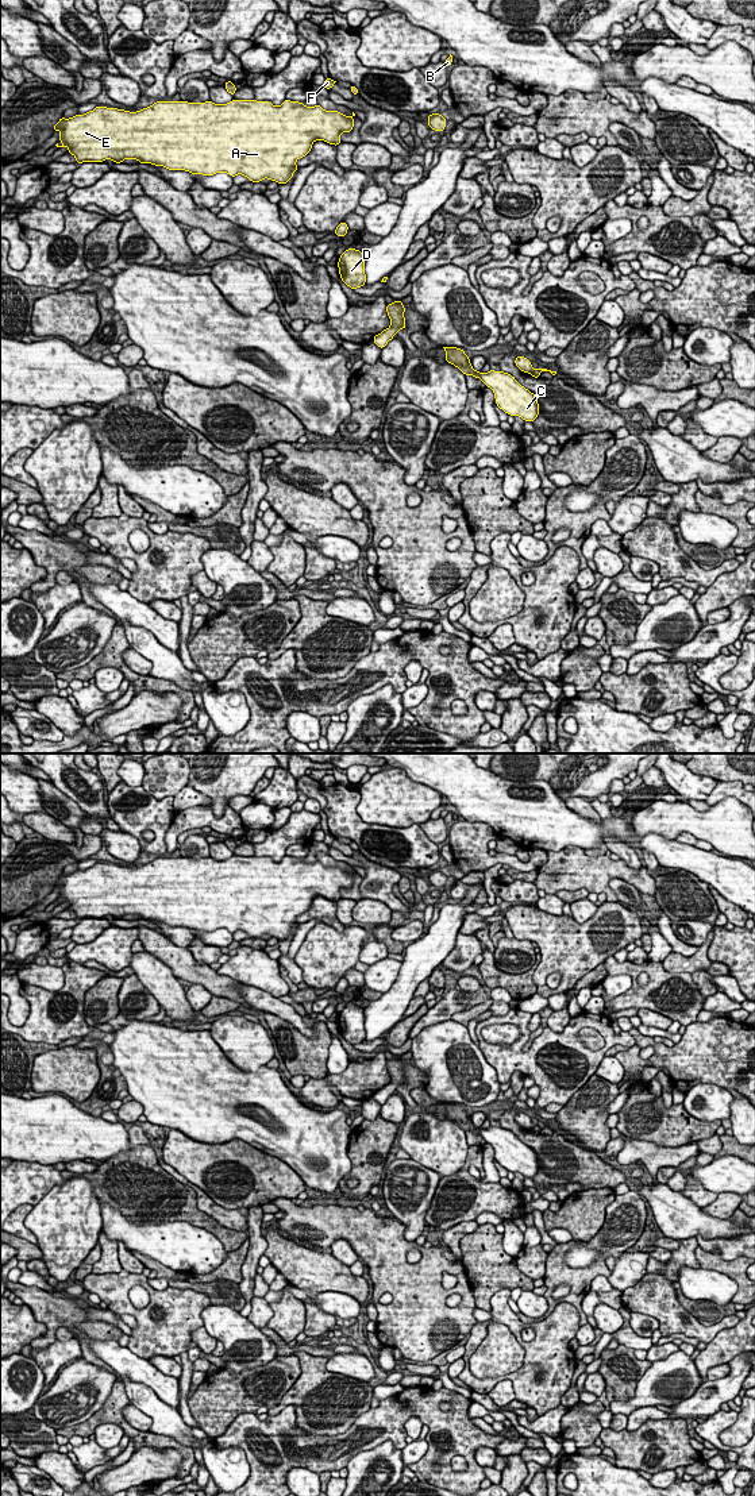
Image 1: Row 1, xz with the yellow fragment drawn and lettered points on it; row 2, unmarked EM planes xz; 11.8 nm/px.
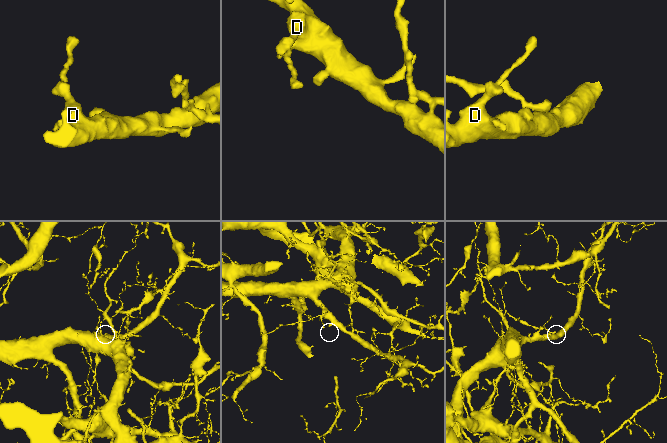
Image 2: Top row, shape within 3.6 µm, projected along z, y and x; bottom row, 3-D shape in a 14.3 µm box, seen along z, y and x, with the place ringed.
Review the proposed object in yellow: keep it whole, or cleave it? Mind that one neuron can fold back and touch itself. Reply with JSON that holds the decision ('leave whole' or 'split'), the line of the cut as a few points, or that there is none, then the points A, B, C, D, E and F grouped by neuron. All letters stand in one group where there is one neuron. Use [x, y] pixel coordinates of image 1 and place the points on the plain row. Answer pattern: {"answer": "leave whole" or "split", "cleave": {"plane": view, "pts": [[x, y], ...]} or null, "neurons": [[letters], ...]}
{"answer": "split", "cleave": {"plane": "xz", "pts": [[535, 1126], [530, 1129]]}, "neurons": [["A", "B", "C", "D", "E"], ["F"]]}

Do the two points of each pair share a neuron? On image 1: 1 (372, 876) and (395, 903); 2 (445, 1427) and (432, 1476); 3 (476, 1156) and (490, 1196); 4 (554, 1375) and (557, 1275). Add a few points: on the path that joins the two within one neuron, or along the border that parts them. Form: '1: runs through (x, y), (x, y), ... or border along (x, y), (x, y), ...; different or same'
1: runs through (380, 879), (385, 885), (386, 895); same
2: runs through (453, 1441), (451, 1450), (445, 1457), (445, 1466); same
3: runs through (480, 1165), (482, 1187); same
4: border along (581, 1317), (561, 1302), (528, 1323); different

